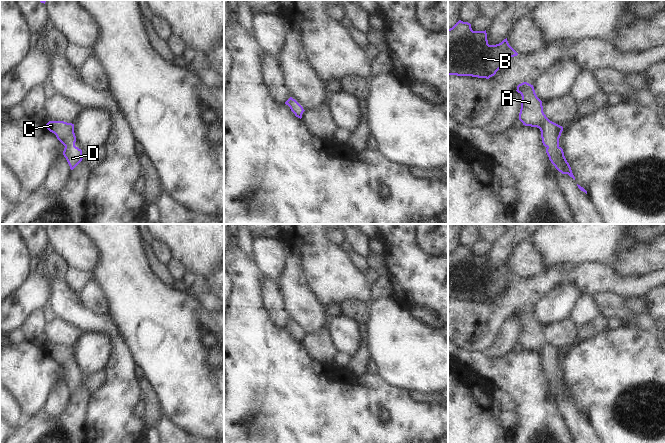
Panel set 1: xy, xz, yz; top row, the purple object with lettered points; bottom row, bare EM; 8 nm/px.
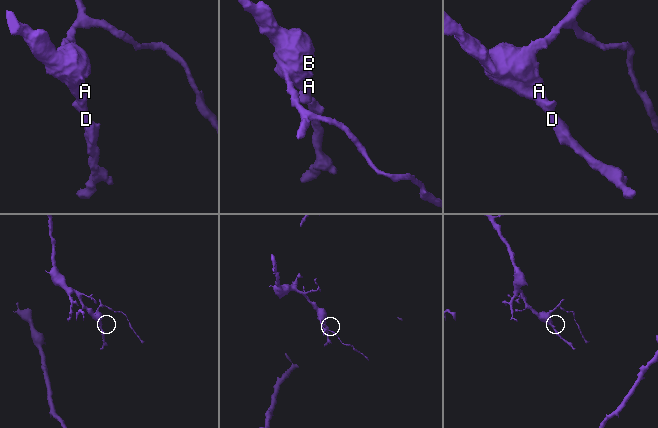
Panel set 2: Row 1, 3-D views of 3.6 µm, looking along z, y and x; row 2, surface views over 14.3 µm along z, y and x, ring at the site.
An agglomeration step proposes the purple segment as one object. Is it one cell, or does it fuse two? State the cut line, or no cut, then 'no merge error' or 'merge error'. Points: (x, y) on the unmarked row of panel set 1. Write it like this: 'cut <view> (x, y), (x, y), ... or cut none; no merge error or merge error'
cut none; no merge error

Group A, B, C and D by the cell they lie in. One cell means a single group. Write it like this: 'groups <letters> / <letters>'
groups A B C D

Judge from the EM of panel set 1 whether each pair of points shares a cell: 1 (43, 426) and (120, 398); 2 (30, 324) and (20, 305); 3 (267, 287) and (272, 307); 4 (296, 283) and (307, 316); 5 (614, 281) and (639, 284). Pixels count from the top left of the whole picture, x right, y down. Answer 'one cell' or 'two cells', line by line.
1: two cells
2: two cells
3: one cell
4: one cell
5: one cell

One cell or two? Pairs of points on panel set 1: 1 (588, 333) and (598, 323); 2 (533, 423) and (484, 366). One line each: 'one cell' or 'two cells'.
1: one cell
2: one cell

